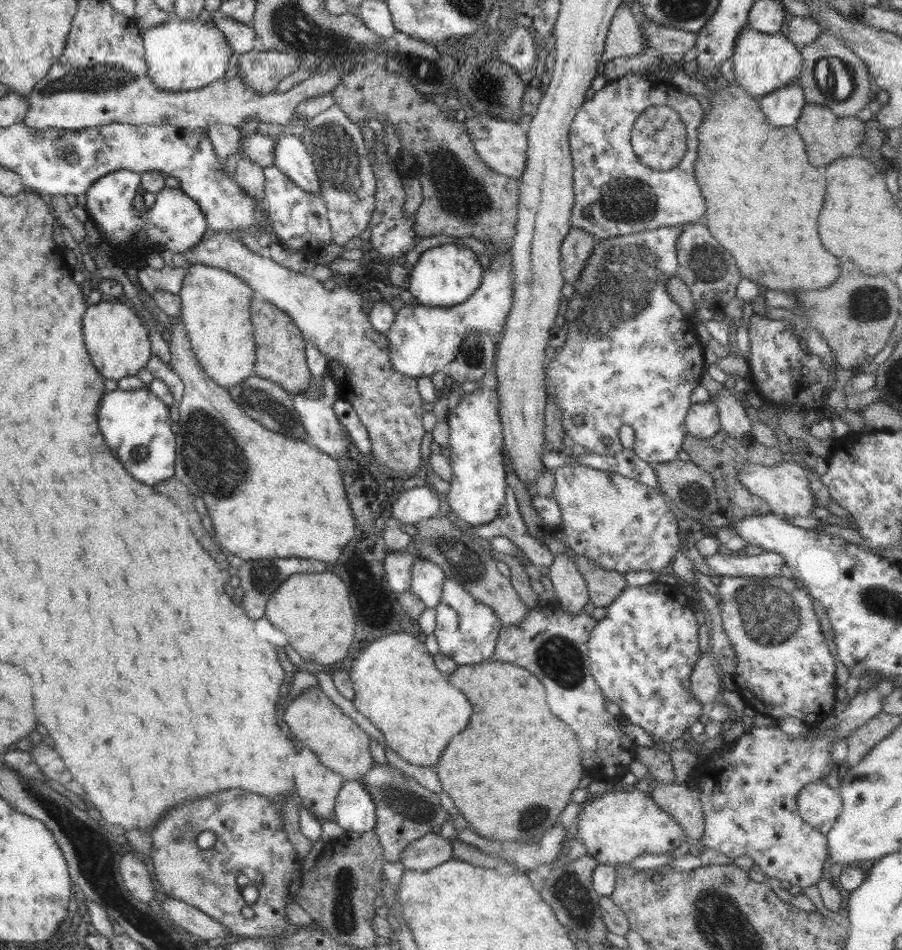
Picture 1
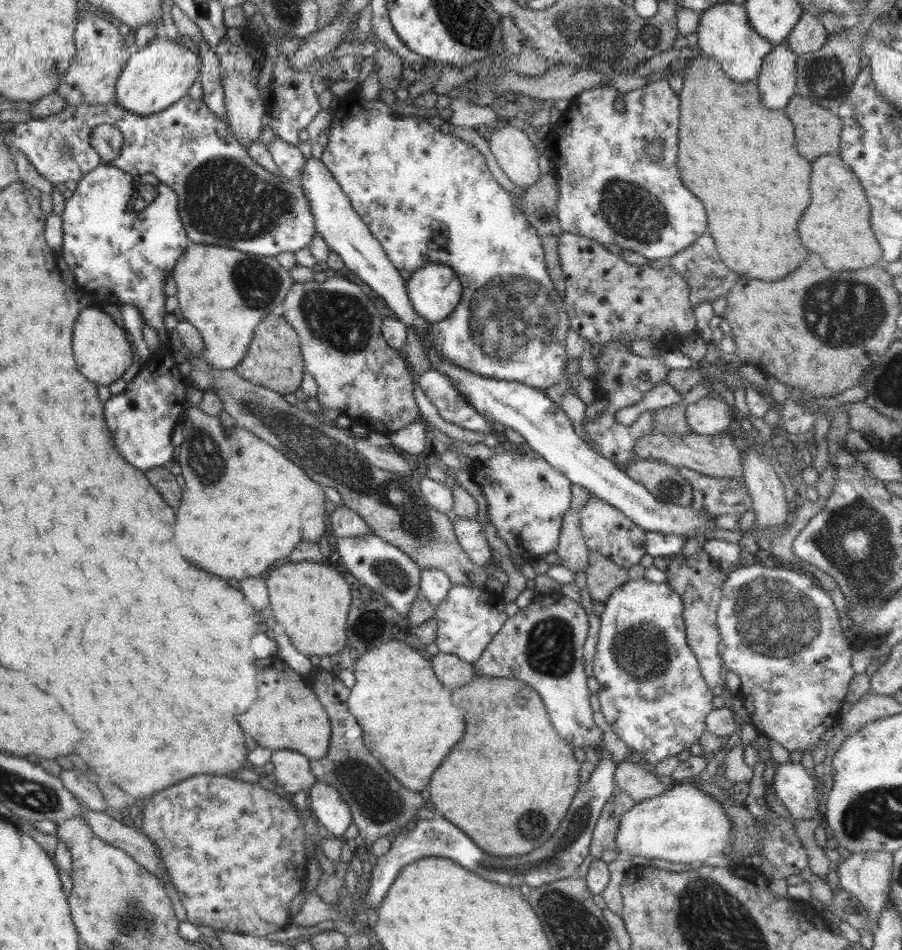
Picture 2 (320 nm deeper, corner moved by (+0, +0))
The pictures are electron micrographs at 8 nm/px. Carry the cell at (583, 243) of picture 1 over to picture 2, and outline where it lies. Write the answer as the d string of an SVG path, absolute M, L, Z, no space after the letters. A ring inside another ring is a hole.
M563 232L559 236L557 253L565 283L564 307L569 318L569 328L590 340L593 346L615 340L621 334L634 334L631 340L652 338L662 344L664 350L672 351L678 350L681 342L697 331L688 285L668 260L653 260L642 266L630 264L598 241L571 232Z

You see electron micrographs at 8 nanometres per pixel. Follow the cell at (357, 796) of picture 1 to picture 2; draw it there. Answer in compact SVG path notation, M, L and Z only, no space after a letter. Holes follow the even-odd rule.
M316 781L309 790L310 806L317 816L319 825L329 836L341 838L353 823L348 804L335 787L324 781Z

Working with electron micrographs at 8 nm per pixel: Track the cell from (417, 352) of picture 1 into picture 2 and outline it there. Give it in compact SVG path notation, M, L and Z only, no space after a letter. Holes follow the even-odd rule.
M342 98L337 109L331 111L332 120L330 120L328 127L328 143L323 146L321 161L332 173L332 177L350 199L353 209L364 221L367 228L370 229L372 236L382 245L384 252L389 256L390 262L398 270L408 270L408 272L413 273L419 268L424 268L427 264L436 262L437 264L446 264L457 272L457 277L461 280L462 285L460 302L444 320L430 323L427 337L431 342L431 349L434 349L441 357L449 360L452 364L478 376L518 382L544 392L552 385L562 382L562 374L565 368L568 368L566 366L567 357L564 346L566 331L569 328L569 318L564 307L564 300L559 296L559 292L555 290L548 274L545 252L536 229L526 220L524 213L514 204L509 192L502 188L493 178L482 153L472 143L450 134L444 128L434 127L429 123L428 119L415 118L414 116L404 116L404 118L396 116L386 103L380 102L380 99L378 99L378 112L370 112L364 118L356 118L358 116L354 112L356 108L362 108L358 100Z

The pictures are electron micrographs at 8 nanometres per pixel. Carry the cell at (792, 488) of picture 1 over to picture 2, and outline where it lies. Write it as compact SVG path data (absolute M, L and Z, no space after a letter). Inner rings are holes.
M654 431L652 434L643 436L636 442L634 453L638 459L648 459L662 461L679 467L686 467L690 470L701 472L706 476L723 479L734 479L742 481L743 463L739 449L735 446L732 439L725 434L720 435L701 435L690 433L679 436L666 436L661 432Z

